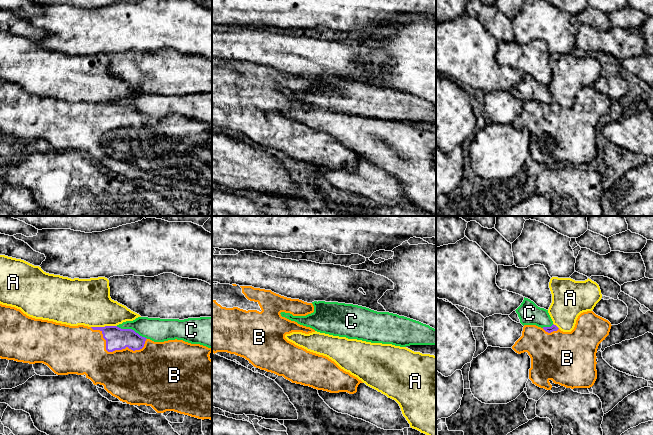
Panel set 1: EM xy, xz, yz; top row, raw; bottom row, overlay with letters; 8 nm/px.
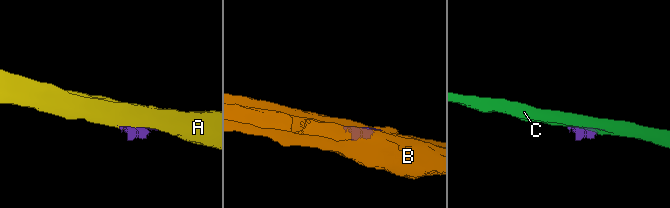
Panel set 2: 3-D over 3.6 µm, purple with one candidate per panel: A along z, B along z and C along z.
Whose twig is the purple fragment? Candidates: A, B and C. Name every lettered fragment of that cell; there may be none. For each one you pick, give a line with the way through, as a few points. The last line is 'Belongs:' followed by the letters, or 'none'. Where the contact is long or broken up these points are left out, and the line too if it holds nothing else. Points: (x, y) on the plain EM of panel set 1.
Belongs: B

